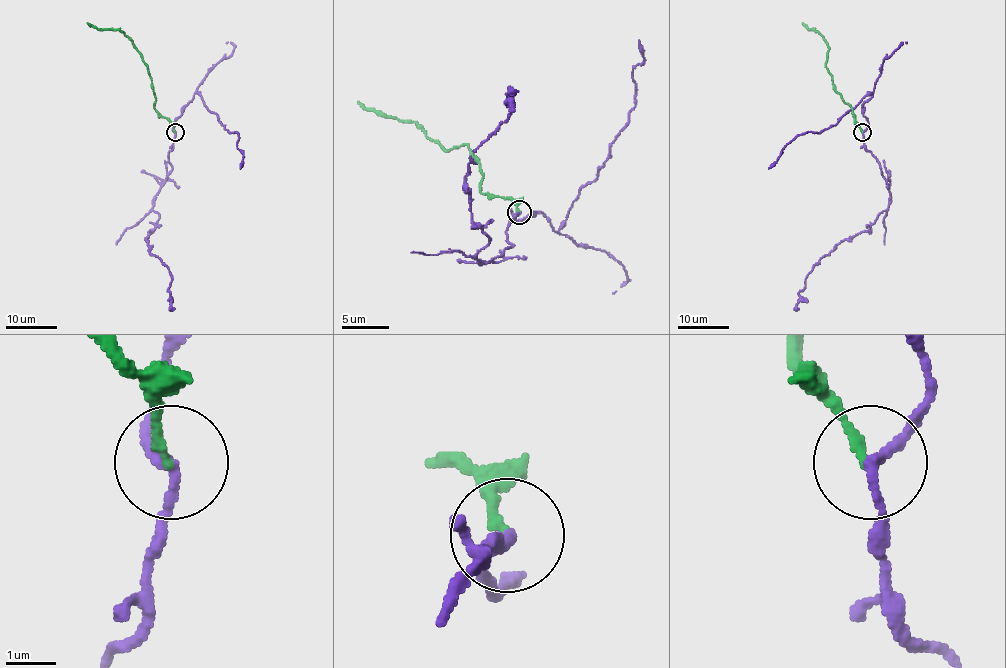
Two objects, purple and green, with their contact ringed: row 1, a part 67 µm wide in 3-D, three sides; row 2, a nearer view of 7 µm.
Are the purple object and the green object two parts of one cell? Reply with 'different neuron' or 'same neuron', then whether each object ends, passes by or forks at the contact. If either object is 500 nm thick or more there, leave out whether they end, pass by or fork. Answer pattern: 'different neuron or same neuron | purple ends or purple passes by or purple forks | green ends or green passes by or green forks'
different neuron | purple passes by | green ends

